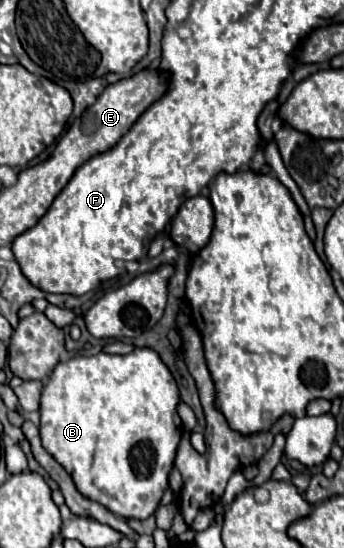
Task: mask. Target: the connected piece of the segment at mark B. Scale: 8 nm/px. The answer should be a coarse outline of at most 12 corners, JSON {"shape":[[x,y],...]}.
{"shape":[[153,349],[57,363],[43,447],[77,491],[147,519],[181,439]]}

